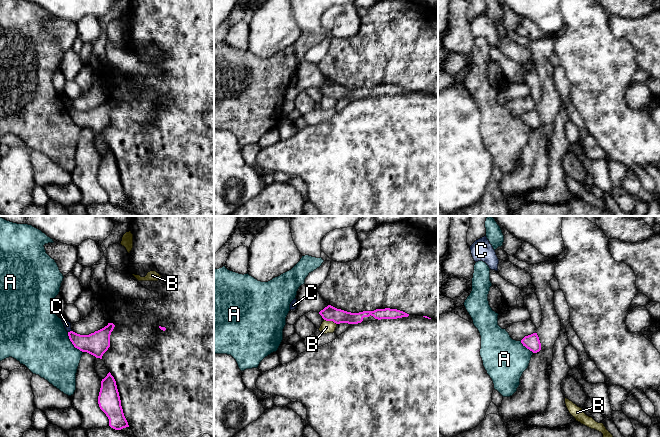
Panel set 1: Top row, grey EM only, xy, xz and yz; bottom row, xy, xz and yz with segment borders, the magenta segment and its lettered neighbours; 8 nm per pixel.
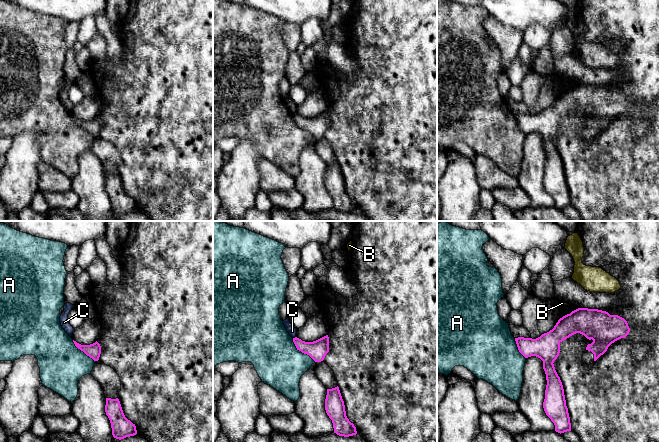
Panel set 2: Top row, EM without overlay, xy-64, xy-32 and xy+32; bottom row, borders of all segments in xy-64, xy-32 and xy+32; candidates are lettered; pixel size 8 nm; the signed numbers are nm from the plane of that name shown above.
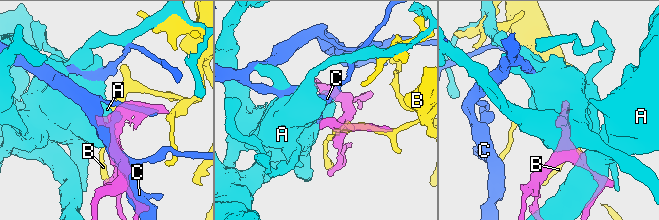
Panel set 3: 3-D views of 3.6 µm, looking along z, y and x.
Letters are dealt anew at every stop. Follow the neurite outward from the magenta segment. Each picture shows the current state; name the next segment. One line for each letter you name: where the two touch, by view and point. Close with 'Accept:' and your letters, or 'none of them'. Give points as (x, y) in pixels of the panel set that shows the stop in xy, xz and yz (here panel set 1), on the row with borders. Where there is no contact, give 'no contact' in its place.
Accept: none of them

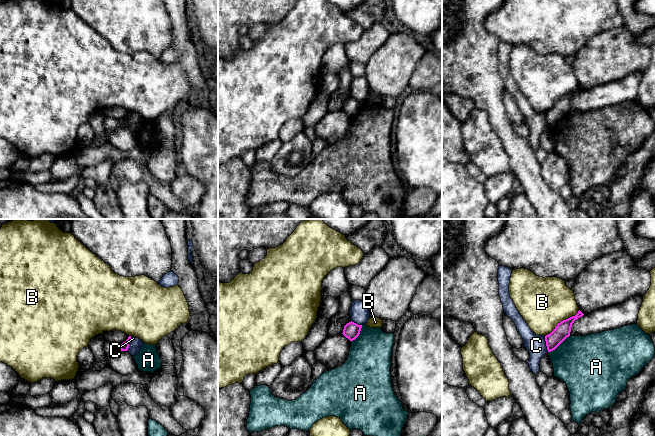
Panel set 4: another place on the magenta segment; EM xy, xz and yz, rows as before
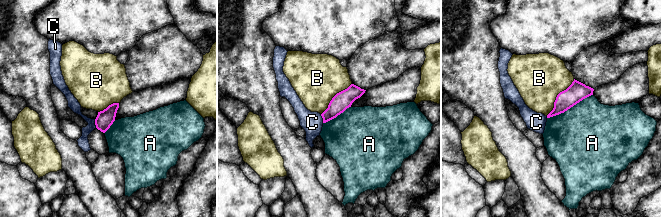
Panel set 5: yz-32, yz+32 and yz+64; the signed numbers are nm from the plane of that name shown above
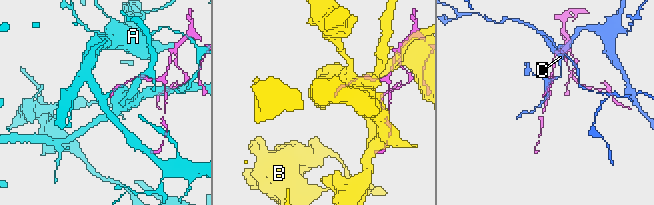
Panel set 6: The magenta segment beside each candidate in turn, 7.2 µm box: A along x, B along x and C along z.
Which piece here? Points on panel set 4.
Accept: none of them

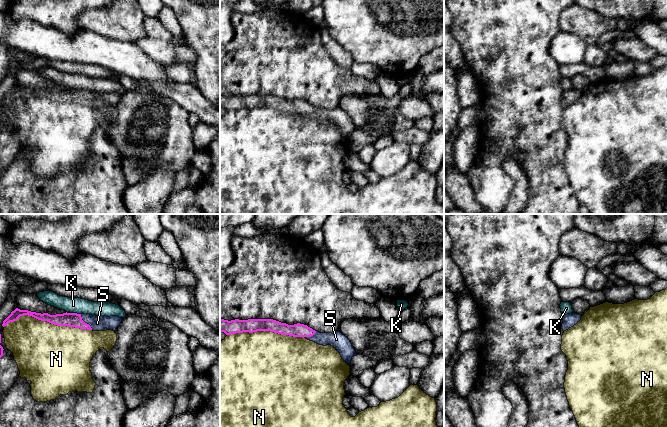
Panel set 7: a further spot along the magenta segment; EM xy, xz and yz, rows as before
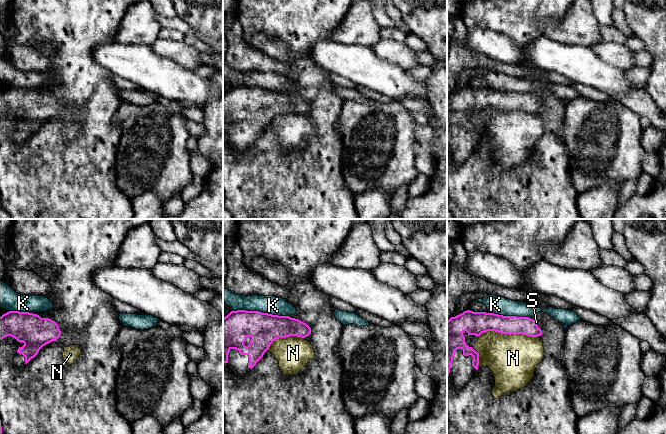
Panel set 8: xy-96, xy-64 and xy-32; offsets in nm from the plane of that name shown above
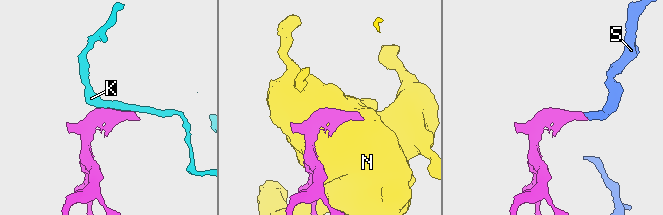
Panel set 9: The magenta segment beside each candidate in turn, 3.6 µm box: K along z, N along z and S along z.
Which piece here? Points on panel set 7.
S: contact xy (84, 322)
Accept: S

